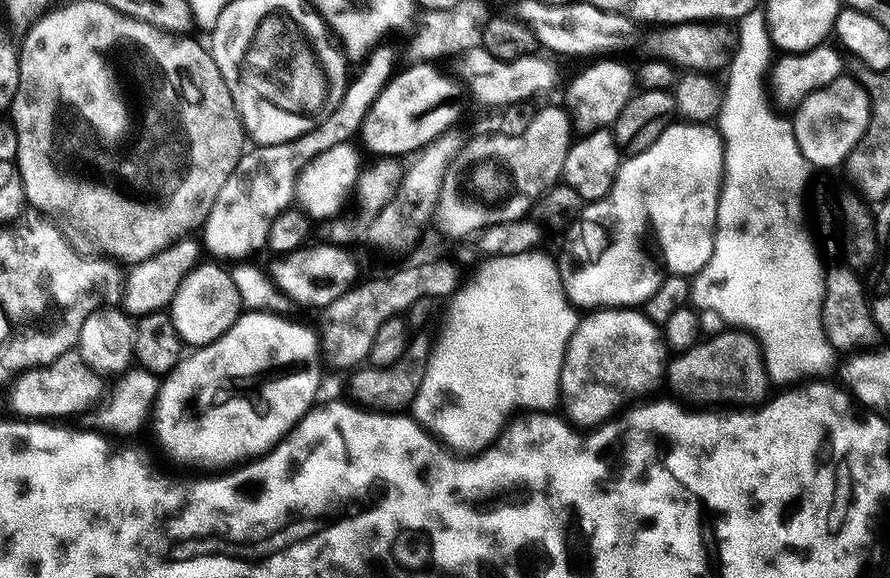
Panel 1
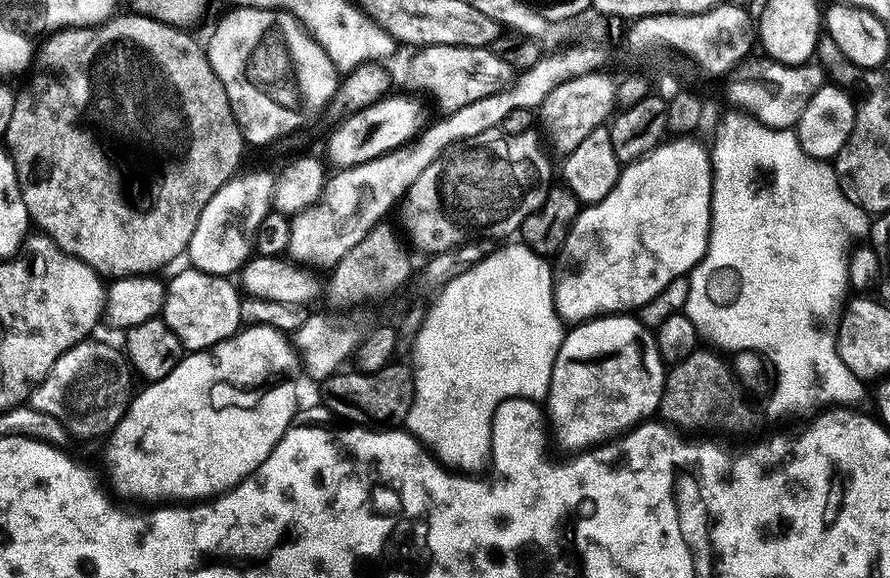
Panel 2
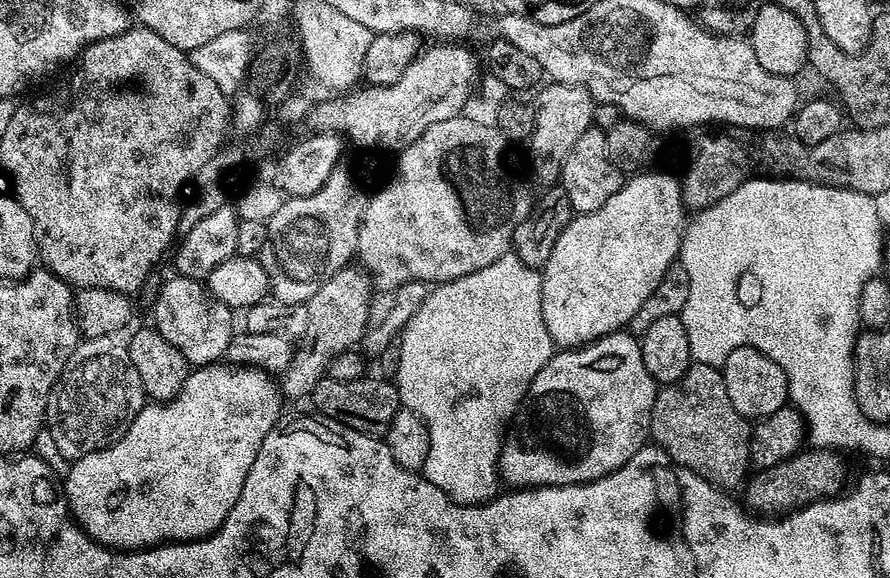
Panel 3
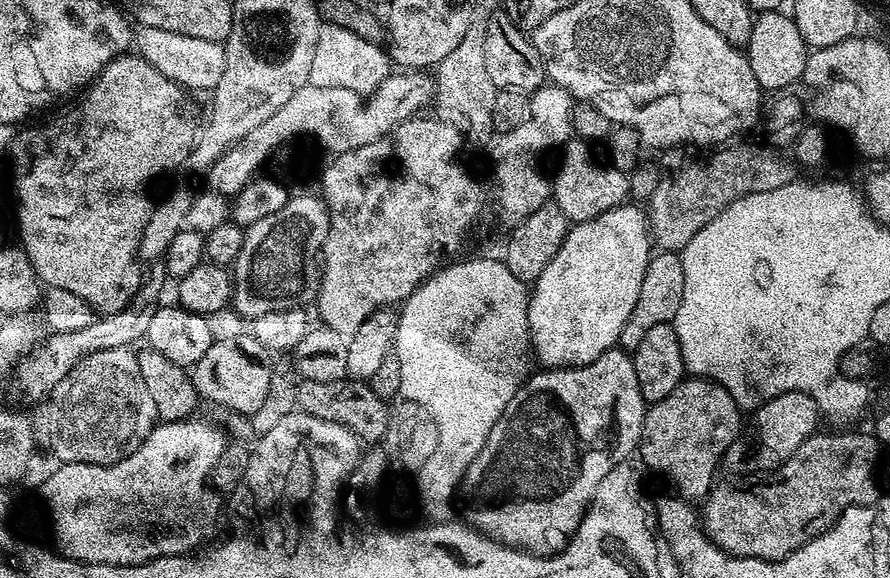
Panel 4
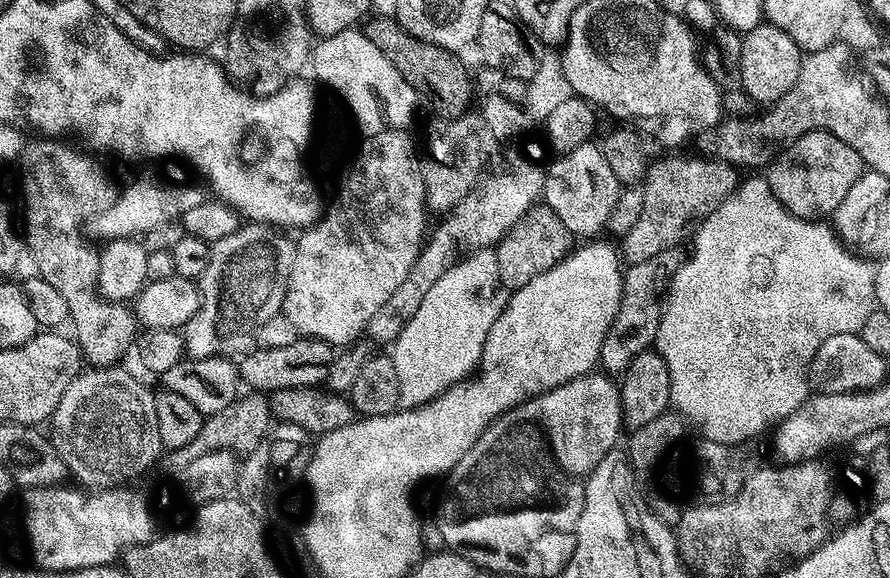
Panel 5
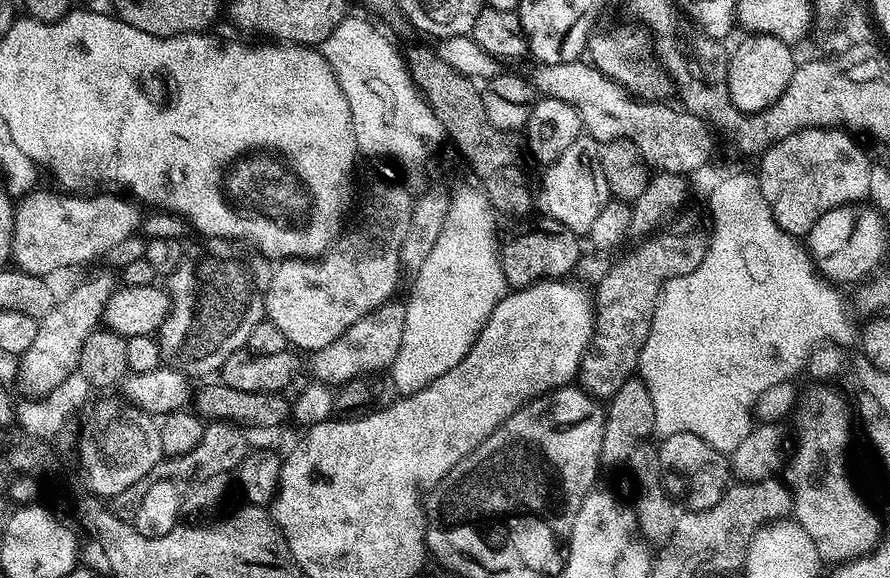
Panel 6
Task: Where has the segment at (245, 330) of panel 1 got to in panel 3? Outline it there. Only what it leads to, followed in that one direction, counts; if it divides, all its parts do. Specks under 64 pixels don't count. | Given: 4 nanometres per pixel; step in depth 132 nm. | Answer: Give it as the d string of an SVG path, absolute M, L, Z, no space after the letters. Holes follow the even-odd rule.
M217 362L189 371L186 382L175 400L145 403L143 410L136 415L134 422L125 430L119 440L113 440L111 444L107 444L97 452L87 452L81 460L71 461L69 474L62 480L62 491L65 500L68 501L68 510L72 513L72 519L79 524L81 530L91 540L97 540L99 544L104 544L108 548L125 552L154 548L169 542L203 540L211 532L217 532L222 526L222 522L226 522L230 510L234 510L234 502L238 502L238 498L242 494L246 474L250 474L250 466L254 466L254 458L258 458L258 450L262 446L266 434L270 434L270 430L275 428L281 419L280 402L282 402L282 395L277 381L269 373L260 371L259 368L246 368L233 366L227 362Z

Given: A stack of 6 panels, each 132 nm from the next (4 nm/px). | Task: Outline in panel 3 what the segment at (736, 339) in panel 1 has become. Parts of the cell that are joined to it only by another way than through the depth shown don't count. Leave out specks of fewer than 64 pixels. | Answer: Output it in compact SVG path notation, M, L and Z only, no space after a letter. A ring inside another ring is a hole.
M694 362L682 378L663 385L656 393L650 429L655 447L664 449L672 463L697 472L721 490L745 483L750 469L752 430L750 420L734 410L720 368Z

